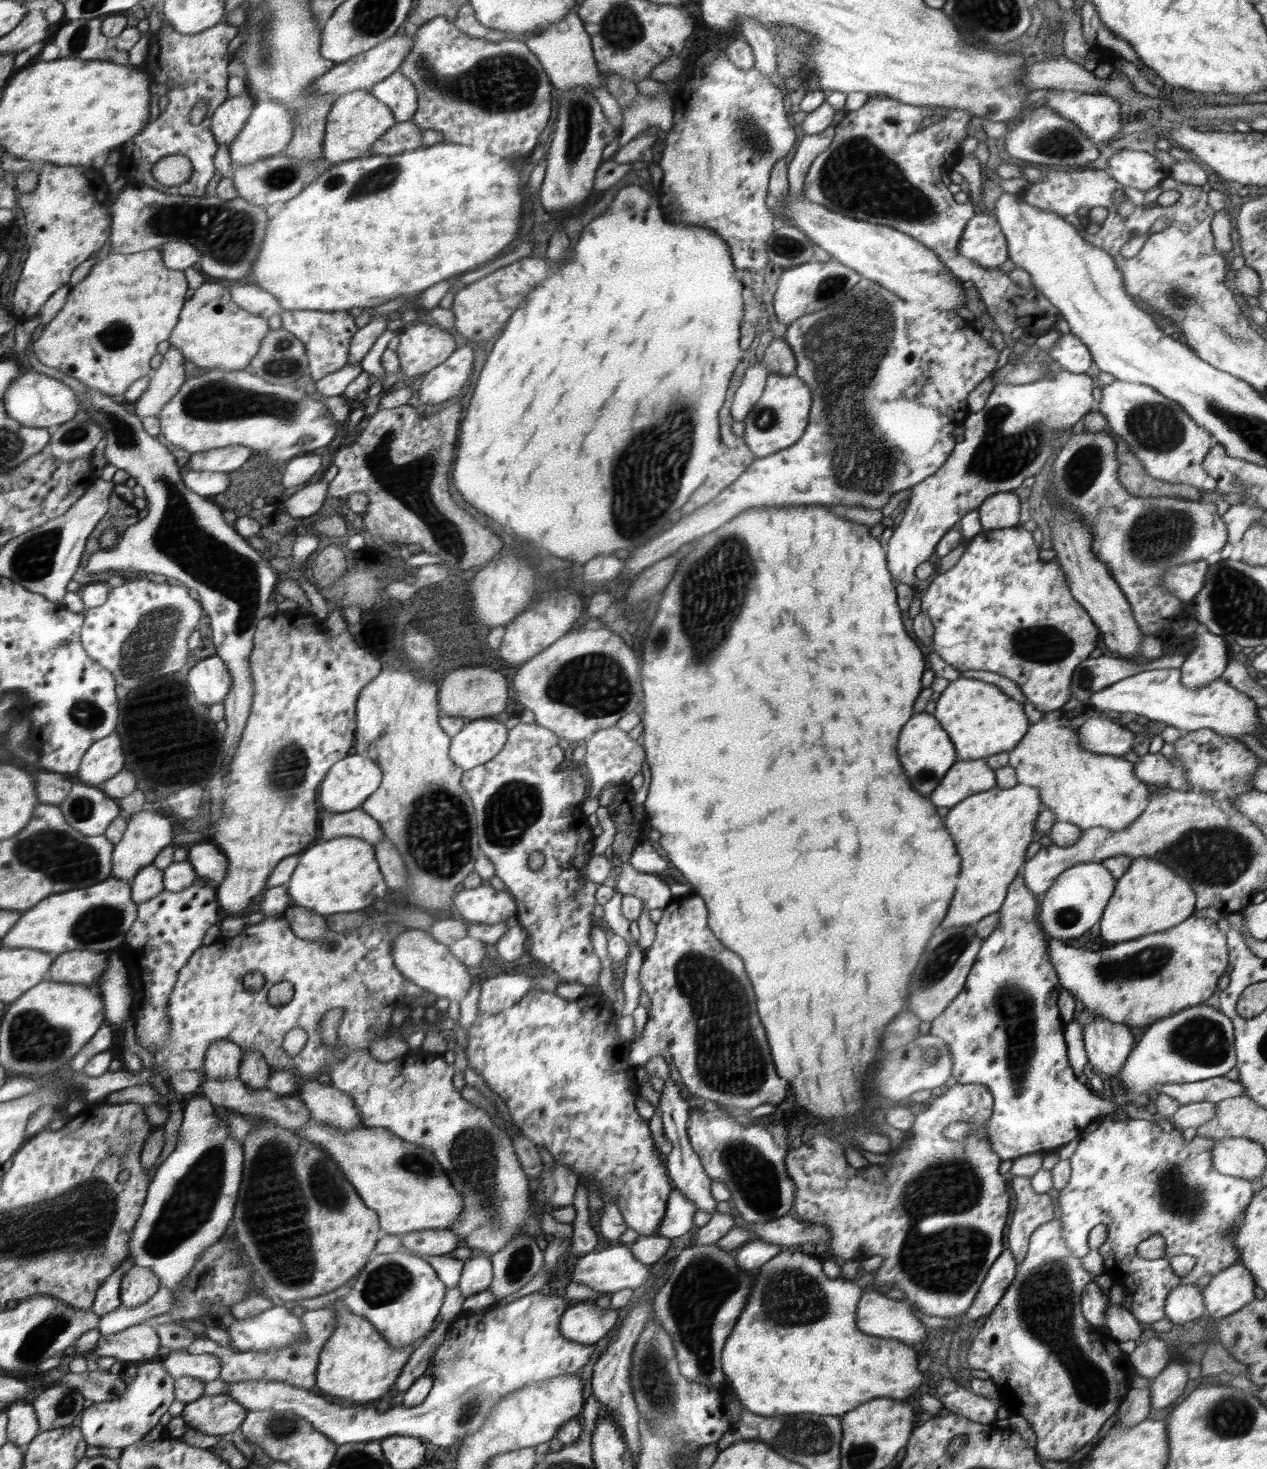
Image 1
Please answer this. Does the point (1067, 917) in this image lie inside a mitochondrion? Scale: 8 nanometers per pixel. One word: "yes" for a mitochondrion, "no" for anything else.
yes

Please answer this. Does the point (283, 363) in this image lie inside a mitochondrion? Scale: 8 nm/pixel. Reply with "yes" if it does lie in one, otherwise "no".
yes

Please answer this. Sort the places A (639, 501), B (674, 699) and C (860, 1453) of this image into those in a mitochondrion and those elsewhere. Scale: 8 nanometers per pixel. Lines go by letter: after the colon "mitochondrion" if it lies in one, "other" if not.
A: mitochondrion
B: other
C: mitochondrion

